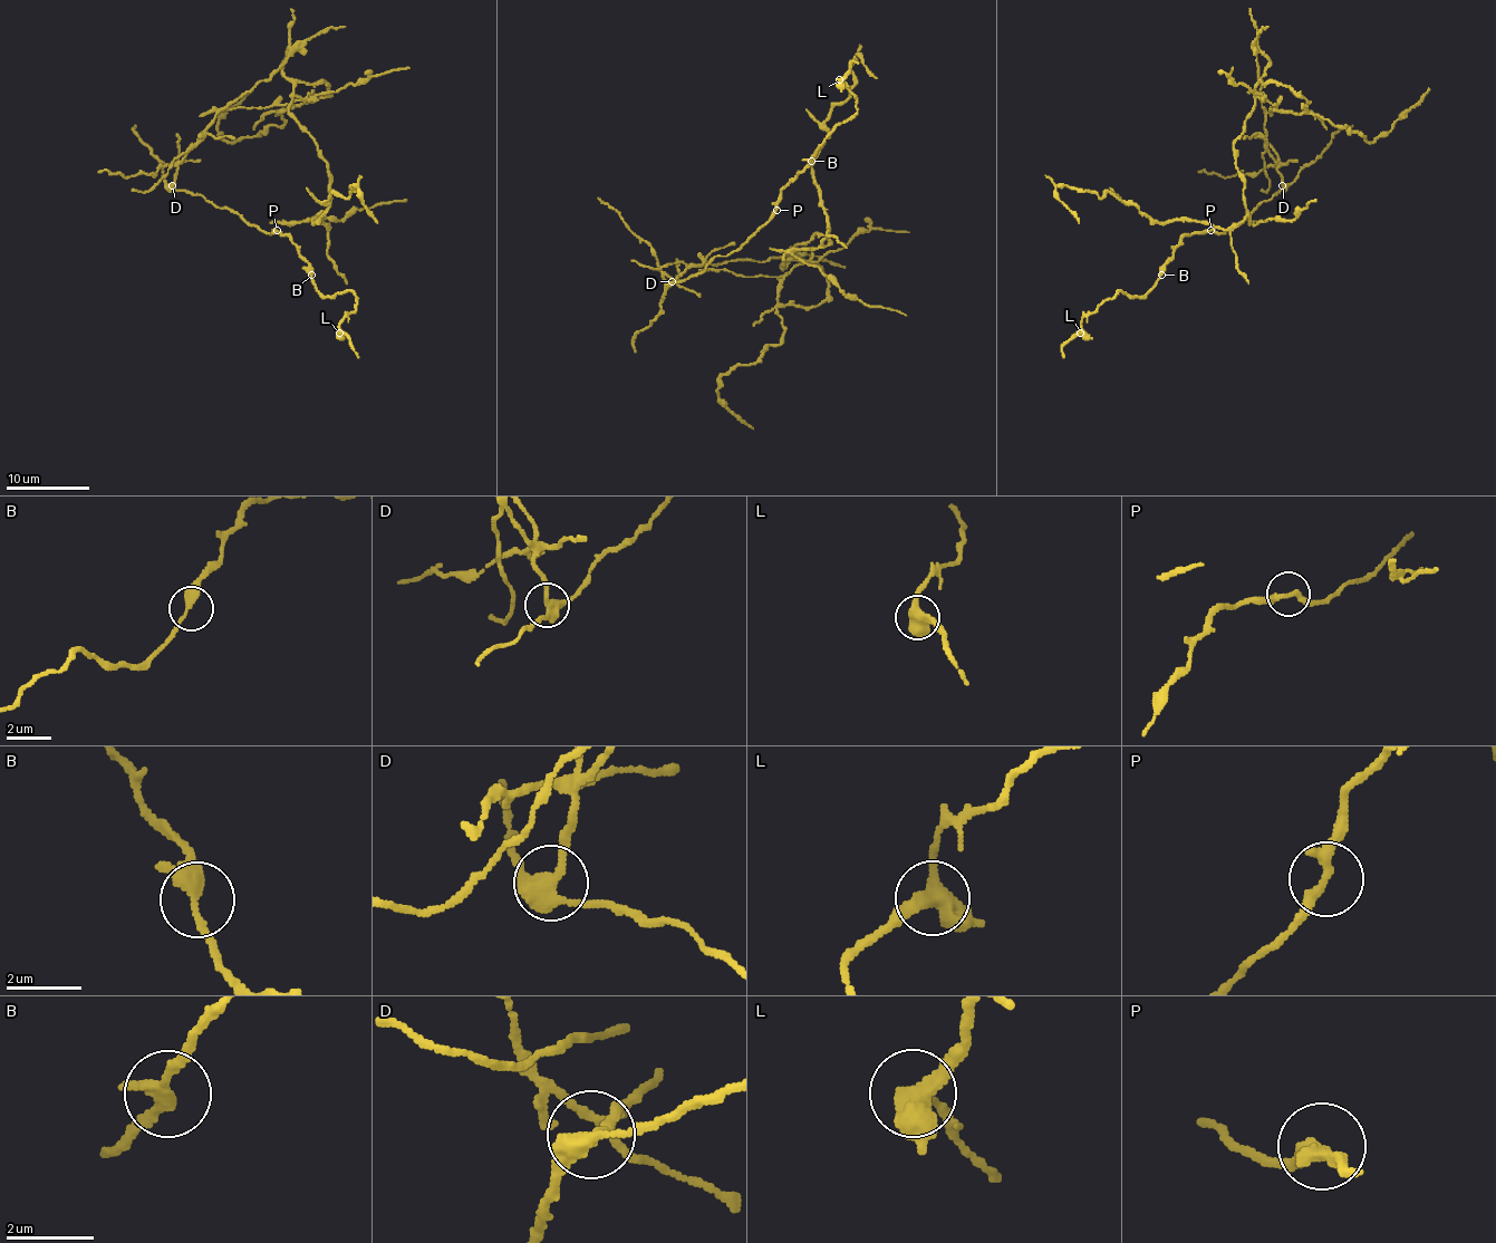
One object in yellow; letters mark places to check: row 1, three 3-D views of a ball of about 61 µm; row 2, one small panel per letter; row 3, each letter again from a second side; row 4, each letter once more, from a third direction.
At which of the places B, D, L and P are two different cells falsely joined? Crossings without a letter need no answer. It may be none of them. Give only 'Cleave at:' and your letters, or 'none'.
Cleave at: D

